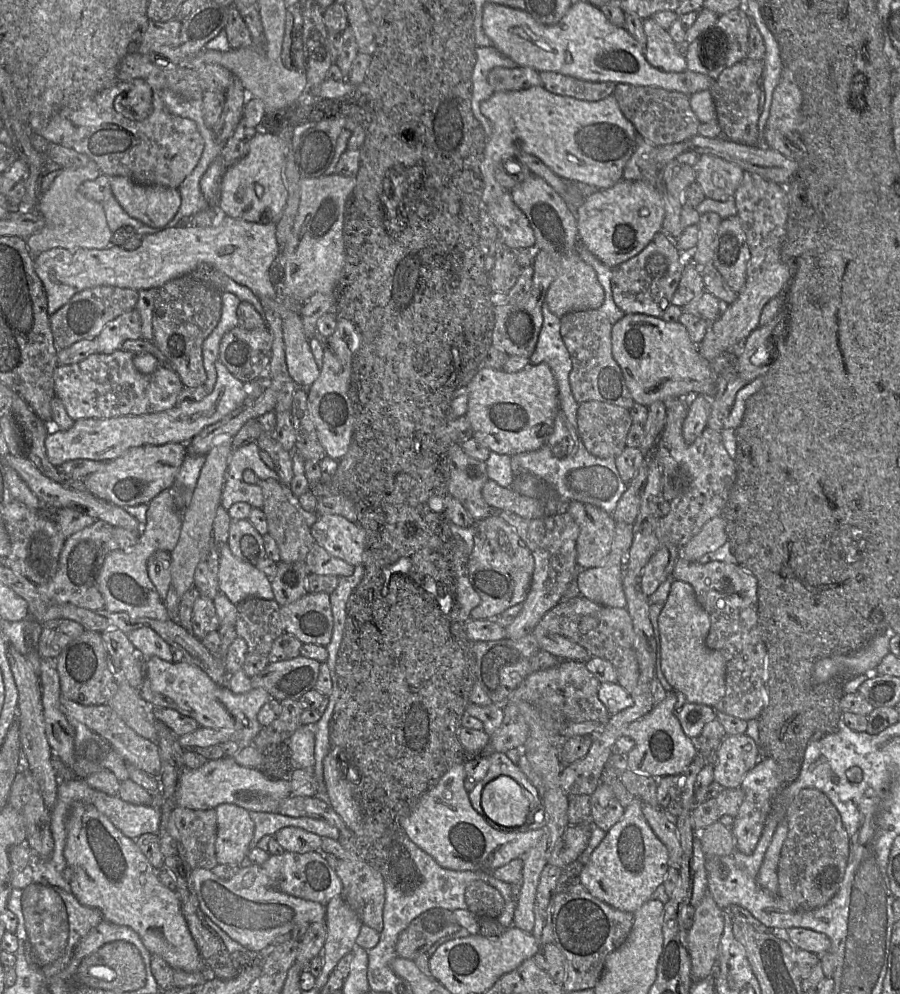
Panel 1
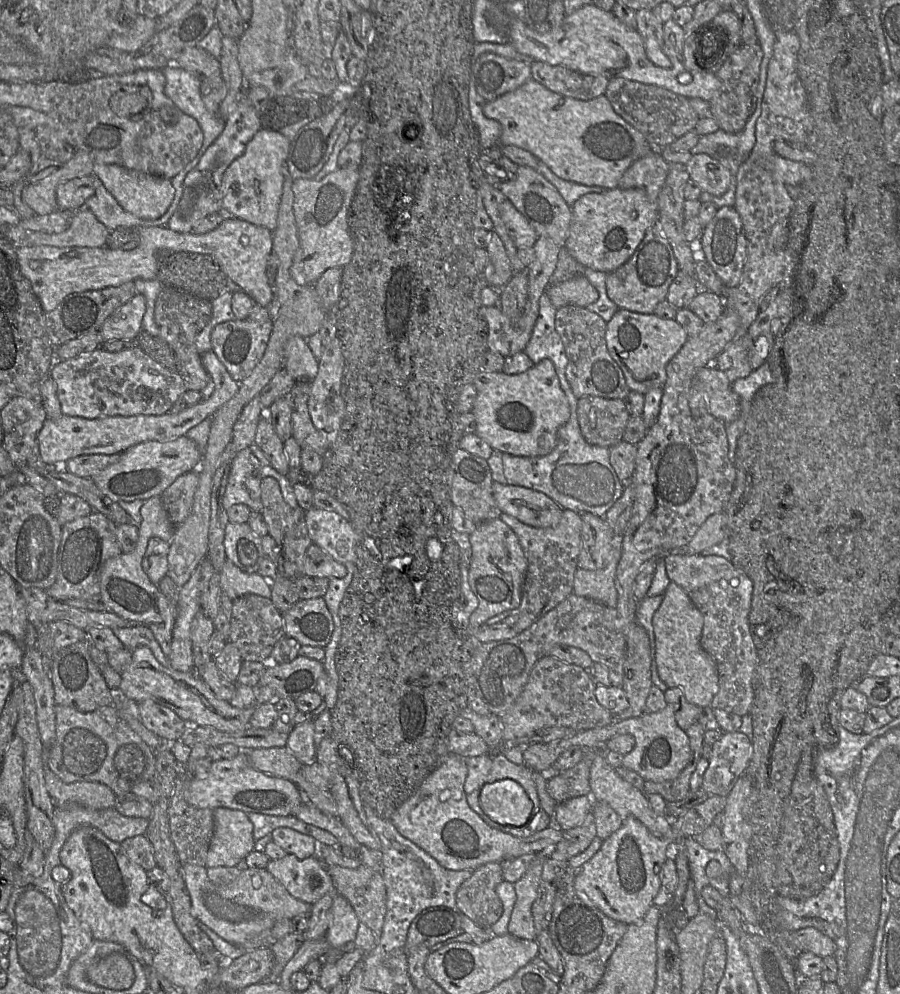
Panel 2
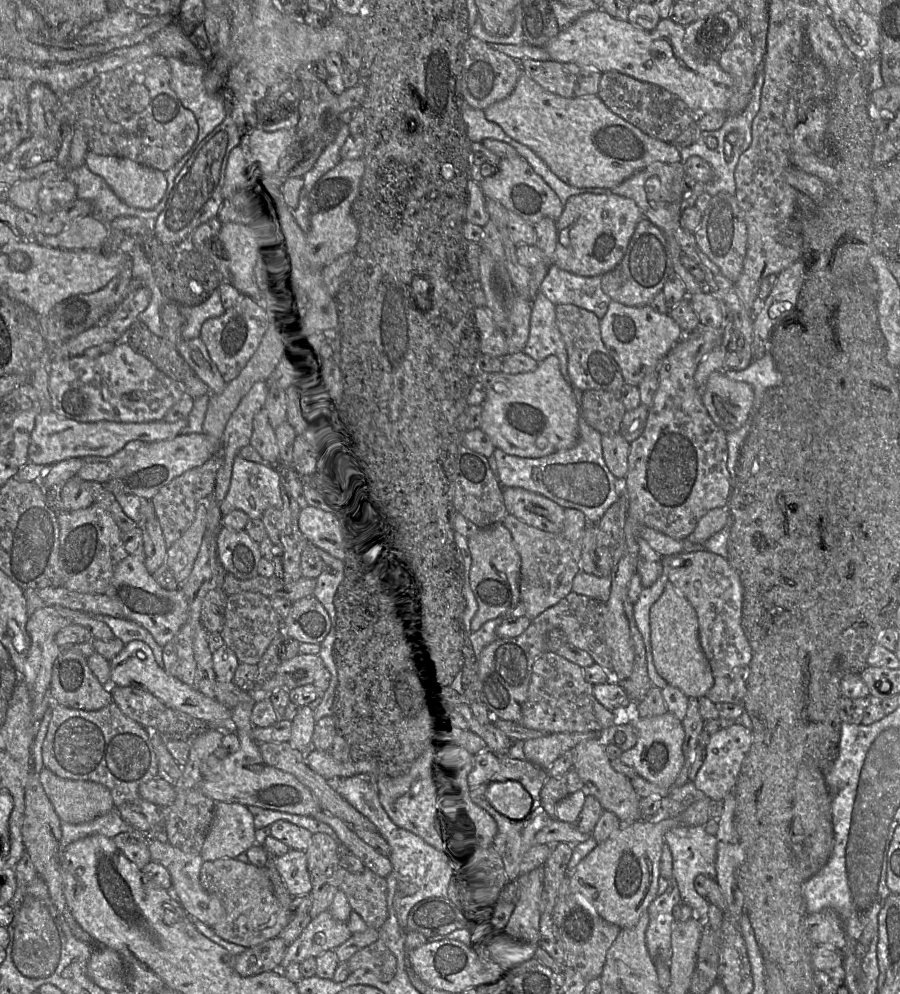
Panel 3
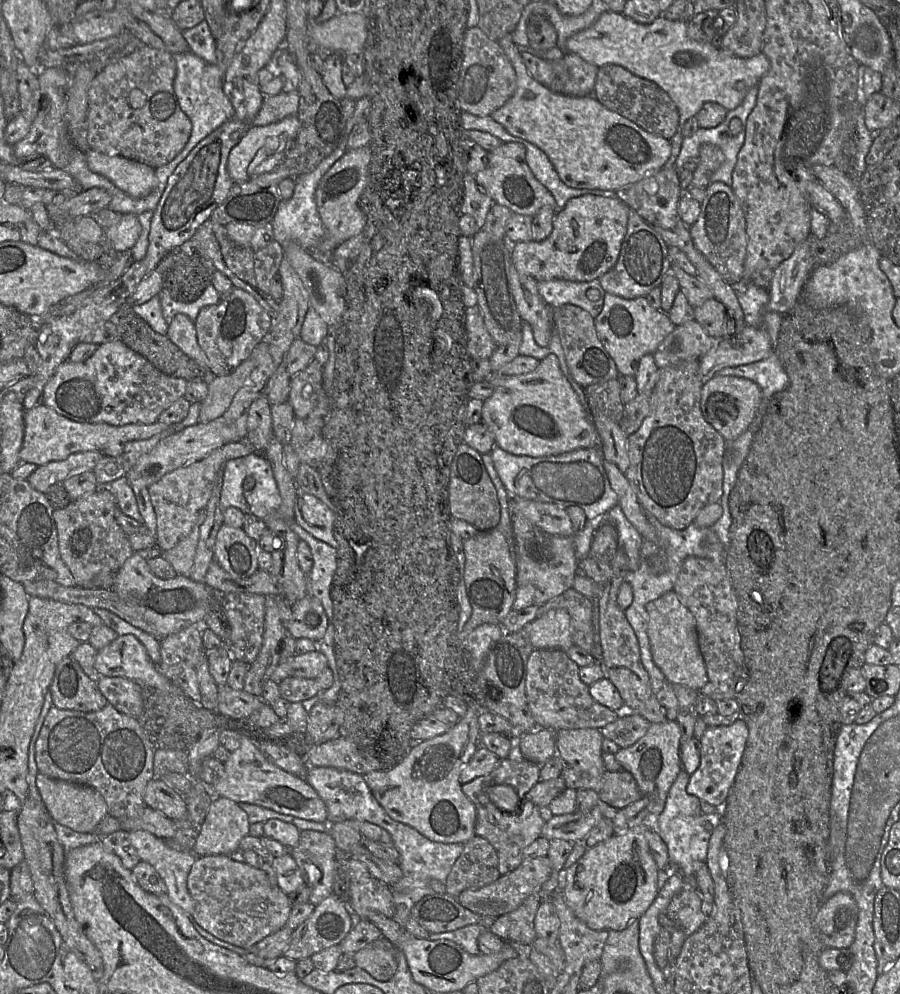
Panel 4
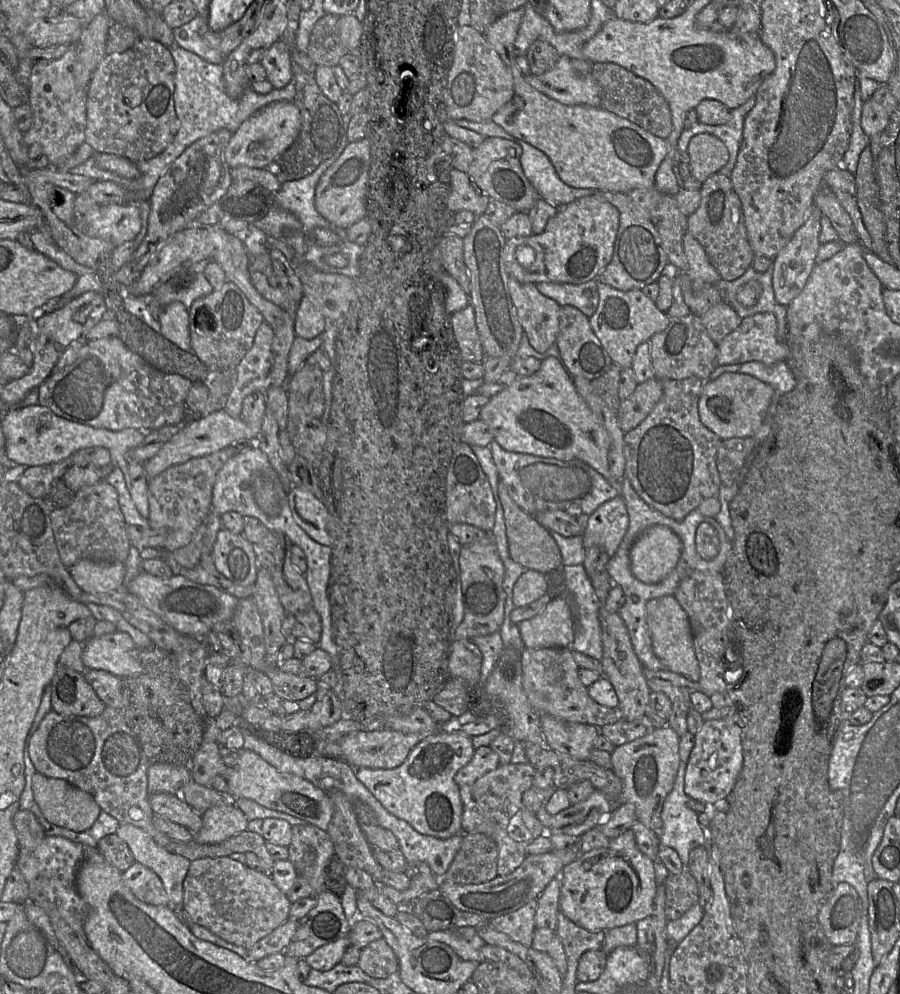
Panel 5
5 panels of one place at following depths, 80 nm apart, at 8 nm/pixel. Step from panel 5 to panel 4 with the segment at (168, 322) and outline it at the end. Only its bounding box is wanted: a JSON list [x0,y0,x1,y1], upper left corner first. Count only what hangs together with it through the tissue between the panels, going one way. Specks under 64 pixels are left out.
[166,314,209,369]

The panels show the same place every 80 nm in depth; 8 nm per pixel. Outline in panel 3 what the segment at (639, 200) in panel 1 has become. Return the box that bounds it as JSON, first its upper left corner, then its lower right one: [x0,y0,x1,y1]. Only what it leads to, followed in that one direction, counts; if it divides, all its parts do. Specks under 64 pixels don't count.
[553,191,643,277]

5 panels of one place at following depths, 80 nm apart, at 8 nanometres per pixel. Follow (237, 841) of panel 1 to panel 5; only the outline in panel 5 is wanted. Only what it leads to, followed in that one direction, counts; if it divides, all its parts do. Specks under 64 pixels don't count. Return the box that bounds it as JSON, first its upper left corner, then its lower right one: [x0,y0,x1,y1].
[194,803,248,844]

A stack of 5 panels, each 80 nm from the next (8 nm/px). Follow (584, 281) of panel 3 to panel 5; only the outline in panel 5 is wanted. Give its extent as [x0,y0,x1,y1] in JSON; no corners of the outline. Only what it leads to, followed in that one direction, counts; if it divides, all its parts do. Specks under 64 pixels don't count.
[536,279,599,318]

